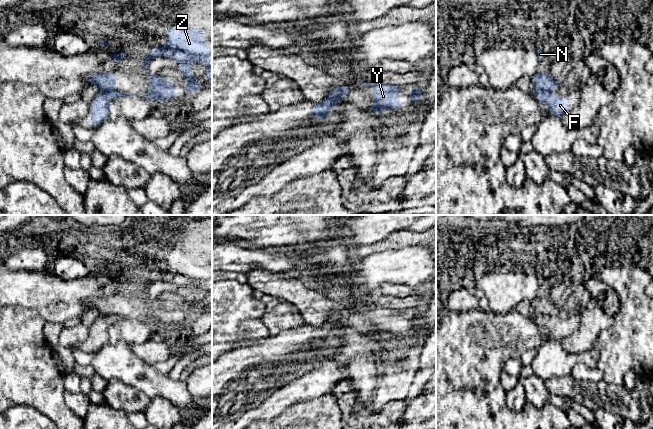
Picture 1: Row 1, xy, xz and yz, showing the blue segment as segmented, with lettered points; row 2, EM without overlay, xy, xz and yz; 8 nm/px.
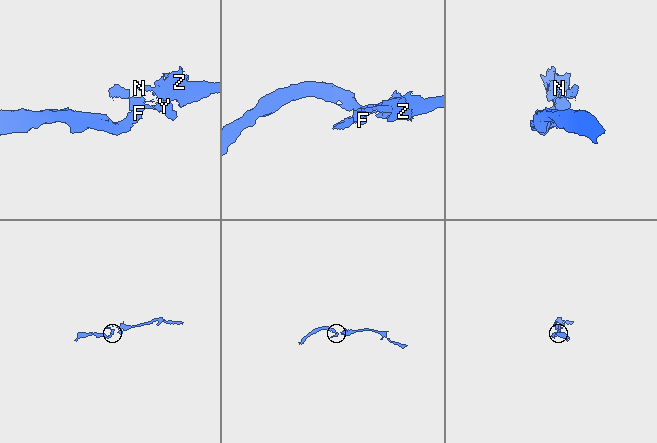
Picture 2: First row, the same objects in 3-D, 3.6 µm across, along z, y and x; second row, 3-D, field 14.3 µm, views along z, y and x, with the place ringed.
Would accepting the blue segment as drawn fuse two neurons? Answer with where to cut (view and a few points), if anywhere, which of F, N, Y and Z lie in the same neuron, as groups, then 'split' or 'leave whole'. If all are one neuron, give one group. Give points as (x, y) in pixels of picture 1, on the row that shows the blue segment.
cut in yz along (549, 90), (538, 90), (533, 94); F / N Y Z; split

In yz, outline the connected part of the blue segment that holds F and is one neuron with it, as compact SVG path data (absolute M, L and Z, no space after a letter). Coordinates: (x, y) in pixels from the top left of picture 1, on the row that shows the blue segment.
M538 91L534 97L549 107L549 115L561 117L569 108L564 97L554 95L550 91Z

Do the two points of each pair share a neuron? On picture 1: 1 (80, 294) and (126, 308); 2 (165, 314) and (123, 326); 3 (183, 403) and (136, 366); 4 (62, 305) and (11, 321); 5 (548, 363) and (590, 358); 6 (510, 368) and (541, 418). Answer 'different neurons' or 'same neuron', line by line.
1: different neurons
2: different neurons
3: same neuron
4: different neurons
5: same neuron
6: different neurons

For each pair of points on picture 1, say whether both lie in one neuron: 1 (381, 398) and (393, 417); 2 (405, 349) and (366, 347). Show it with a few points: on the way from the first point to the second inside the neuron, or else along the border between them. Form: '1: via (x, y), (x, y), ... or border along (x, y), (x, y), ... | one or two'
1: border along (404, 399), (389, 401), (376, 412) | two
2: via (395, 355), (380, 355), (376, 351) | one

